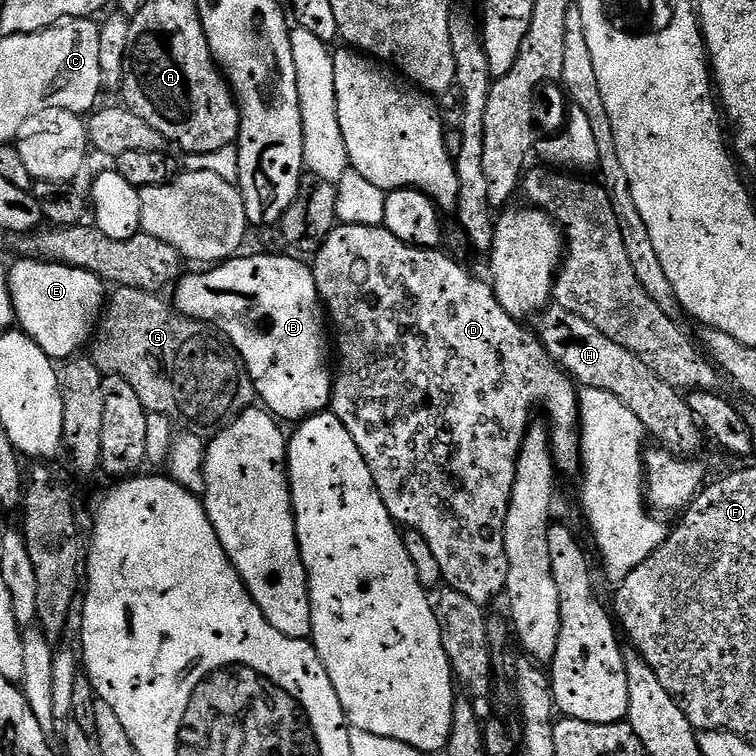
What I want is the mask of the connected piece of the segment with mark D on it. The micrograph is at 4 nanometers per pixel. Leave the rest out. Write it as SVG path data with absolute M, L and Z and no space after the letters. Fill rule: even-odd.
M340 224L326 238L326 242L314 254L316 264L311 265L312 277L316 279L316 290L320 294L323 307L326 309L327 319L336 327L336 344L334 340L334 352L340 355L340 361L335 361L334 364L334 379L332 381L332 403L330 411L339 418L342 426L346 426L346 430L350 430L350 438L354 438L354 442L358 446L358 450L362 450L362 458L366 458L366 466L370 466L370 474L374 478L374 482L378 486L378 494L382 498L382 502L386 506L386 510L392 515L393 520L397 525L403 526L405 529L420 532L422 538L426 538L426 542L430 542L430 551L433 552L434 558L438 558L438 566L442 566L442 581L447 587L458 590L458 594L466 594L466 598L470 598L473 602L478 602L485 606L491 605L490 602L496 595L505 591L508 582L508 559L504 553L504 519L508 513L510 506L510 494L514 490L514 478L516 477L516 463L518 462L518 454L520 447L524 441L524 435L528 429L530 421L533 419L532 407L535 404L540 404L544 400L544 408L548 411L547 419L550 421L550 431L552 434L552 442L554 445L554 455L556 457L556 467L561 473L572 472L581 467L580 452L582 445L580 443L580 398L578 395L577 385L574 383L568 373L563 372L555 362L550 358L550 354L544 349L540 343L540 337L535 331L524 332L525 325L521 321L513 320L510 314L506 314L506 310L502 310L502 306L498 302L498 298L492 292L491 283L487 279L479 280L476 276L471 276L462 265L456 260L451 260L444 253L444 250L433 250L430 248L416 248L413 244L402 242L398 238L394 238L394 234L390 234L390 230L386 230L383 226L375 228L374 226L350 226L349 224Z

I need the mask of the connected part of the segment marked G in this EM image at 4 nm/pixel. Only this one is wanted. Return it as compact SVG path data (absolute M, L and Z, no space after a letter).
M117 287L113 292L116 293L113 296L111 293L103 305L102 315L91 337L90 359L105 376L126 378L148 413L162 414L173 422L185 420L189 429L200 434L215 434L225 422L257 403L256 388L243 360L216 329L209 328L201 320L181 316L169 301L167 304L163 300L163 295L141 288Z

